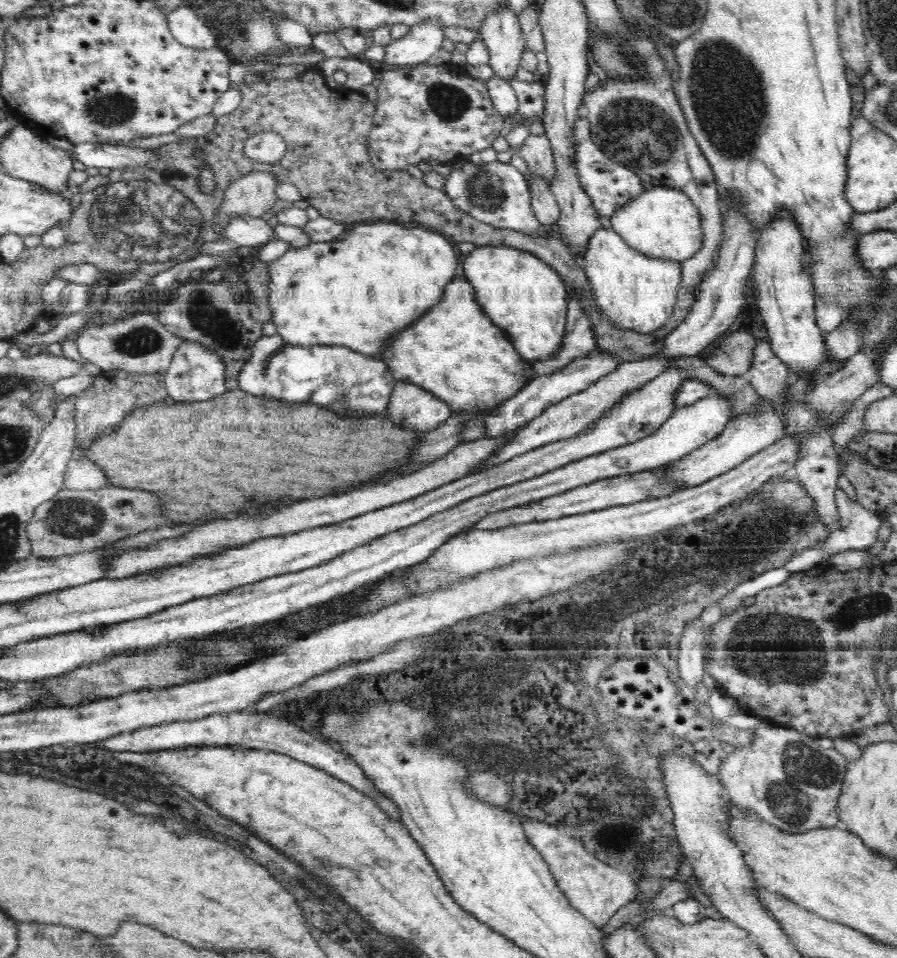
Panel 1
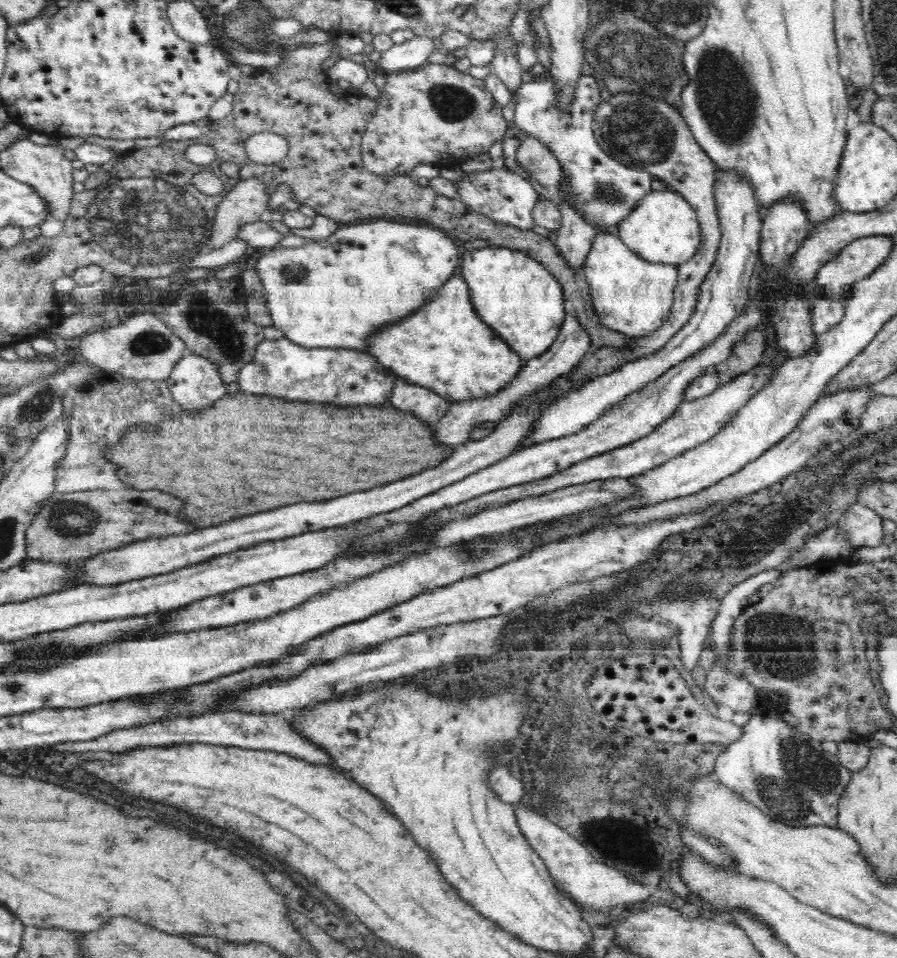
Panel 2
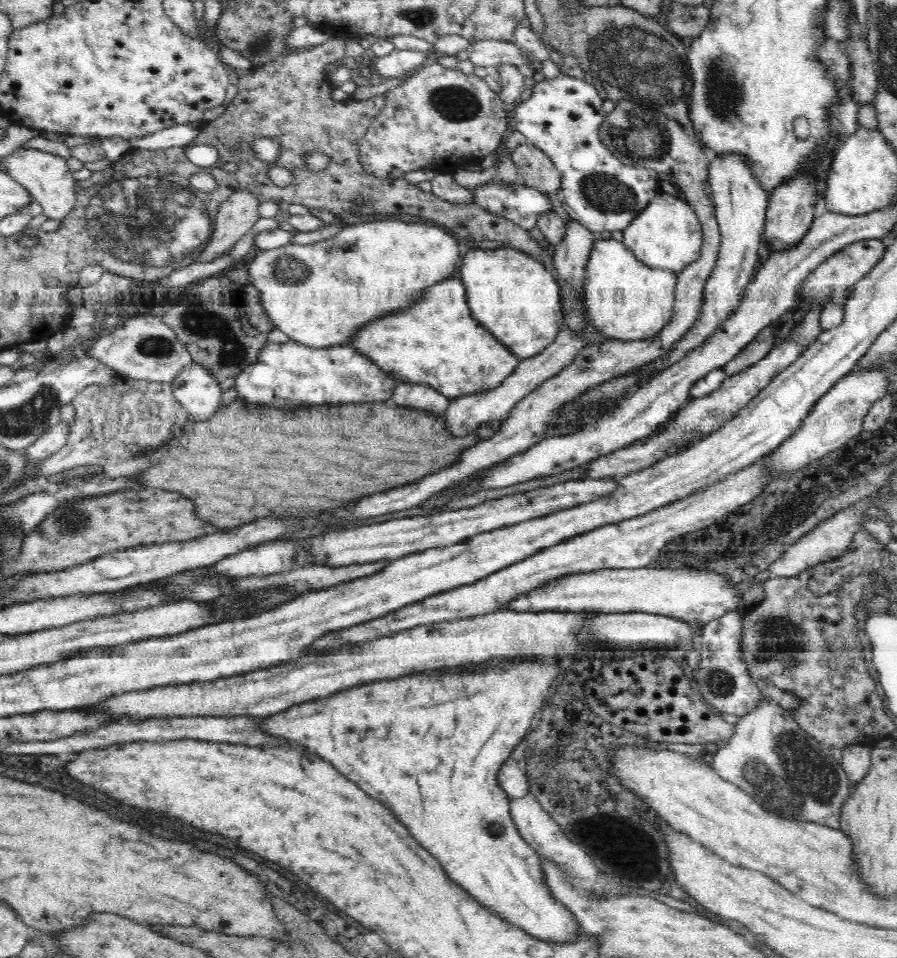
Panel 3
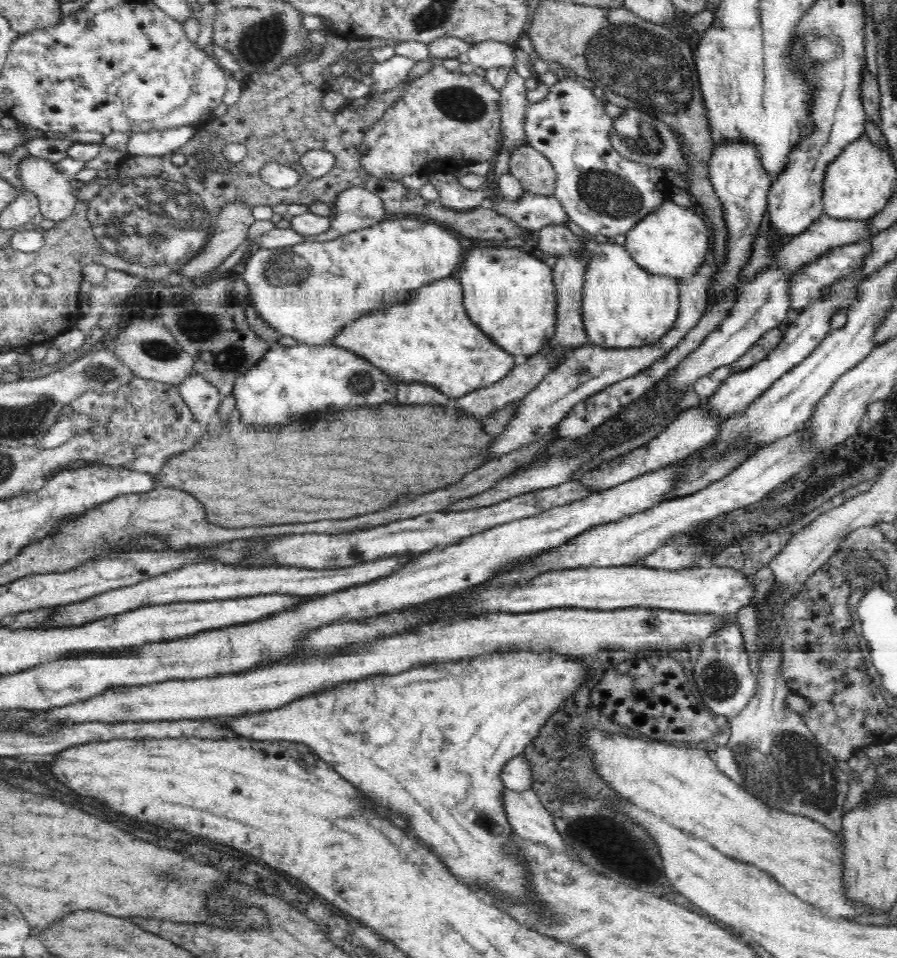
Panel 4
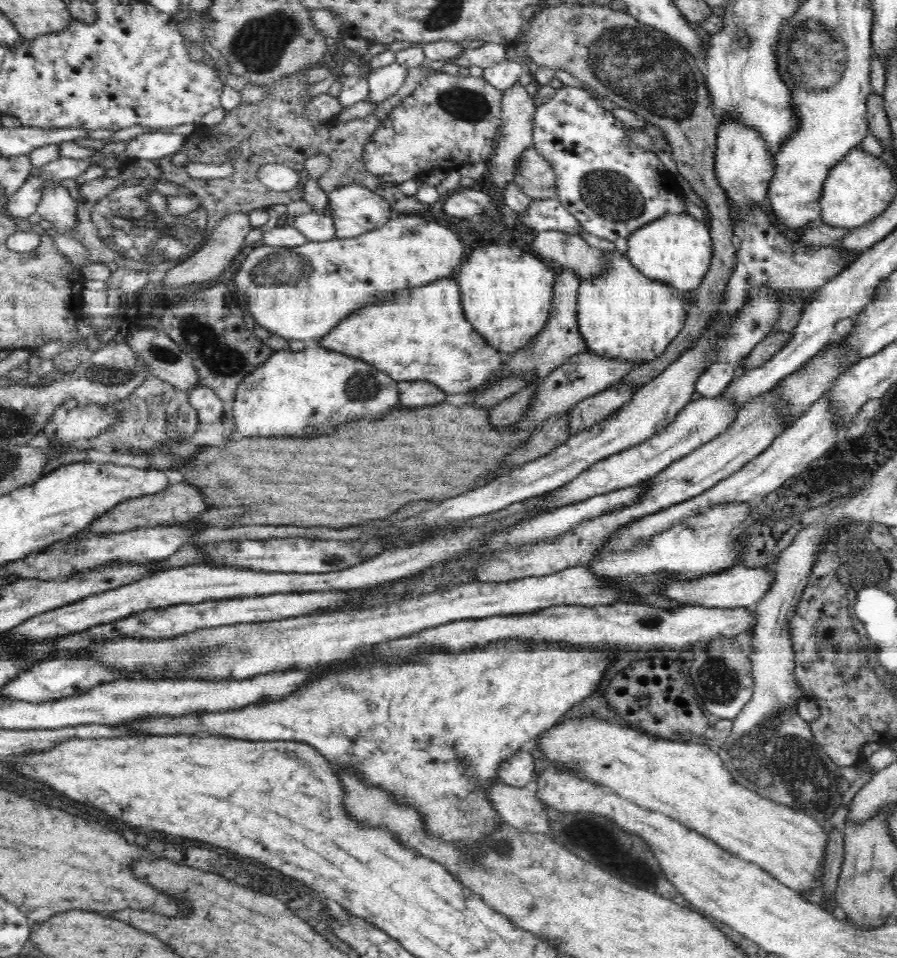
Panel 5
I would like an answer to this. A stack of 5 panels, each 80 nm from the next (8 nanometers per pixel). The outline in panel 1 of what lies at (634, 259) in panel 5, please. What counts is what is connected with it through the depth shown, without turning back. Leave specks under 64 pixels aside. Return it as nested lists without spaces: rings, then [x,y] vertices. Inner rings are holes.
[[[656,185],[620,208],[612,216],[611,224],[632,248],[640,253],[664,261],[681,263],[692,258],[704,242],[700,211],[680,189]]]

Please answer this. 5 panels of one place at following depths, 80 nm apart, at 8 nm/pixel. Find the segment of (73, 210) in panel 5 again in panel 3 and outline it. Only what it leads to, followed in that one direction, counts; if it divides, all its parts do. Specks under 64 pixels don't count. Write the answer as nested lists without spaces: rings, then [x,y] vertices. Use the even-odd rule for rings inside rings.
[[[24,145],[18,147],[10,156],[1,158],[1,163],[12,179],[28,189],[30,197],[39,203],[49,219],[61,220],[75,208],[77,201],[75,179],[64,158]]]

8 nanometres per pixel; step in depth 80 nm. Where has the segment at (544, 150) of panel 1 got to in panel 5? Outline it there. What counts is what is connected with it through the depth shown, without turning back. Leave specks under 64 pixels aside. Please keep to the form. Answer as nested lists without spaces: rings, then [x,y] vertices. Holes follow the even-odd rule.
[[[532,146],[520,154],[513,180],[532,199],[556,199],[557,177],[552,166]]]

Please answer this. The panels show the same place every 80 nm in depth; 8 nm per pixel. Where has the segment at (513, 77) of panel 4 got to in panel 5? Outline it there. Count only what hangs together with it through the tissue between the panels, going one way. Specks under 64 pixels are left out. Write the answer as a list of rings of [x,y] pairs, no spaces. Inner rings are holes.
[[[516,81],[515,83],[508,90],[503,91],[502,122],[496,138],[497,145],[493,156],[488,161],[488,172],[485,176],[487,182],[485,190],[489,192],[489,186],[493,181],[498,188],[502,189],[502,195],[505,184],[514,181],[513,178],[516,176],[520,154],[533,146],[532,127],[537,107],[534,105],[531,95],[525,90],[520,81]]]

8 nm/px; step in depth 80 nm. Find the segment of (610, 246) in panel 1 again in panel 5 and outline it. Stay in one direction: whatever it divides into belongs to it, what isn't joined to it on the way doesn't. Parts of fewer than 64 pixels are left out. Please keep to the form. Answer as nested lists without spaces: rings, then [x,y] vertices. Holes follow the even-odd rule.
[[[616,249],[606,250],[603,254],[612,259],[612,264],[604,268],[606,274],[582,281],[577,291],[577,328],[580,329],[580,336],[588,345],[588,352],[603,360],[623,360],[631,366],[644,366],[650,364],[656,357],[666,352],[668,345],[679,336],[687,320],[687,307],[684,301],[680,300],[679,294],[660,281],[649,280],[638,269],[633,268],[632,263],[625,254]]]

